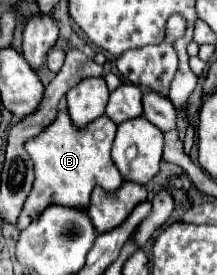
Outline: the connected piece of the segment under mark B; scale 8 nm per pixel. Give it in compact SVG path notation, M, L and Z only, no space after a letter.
M64 110L58 112L56 120L46 126L38 136L30 138L24 148L34 162L36 180L30 196L24 202L24 210L16 222L16 228L24 230L48 204L86 208L94 186L102 186L108 192L116 190L124 180L120 178L120 172L110 158L114 134L116 124L106 114L102 118L92 120L86 128L76 128L70 122L70 114Z

